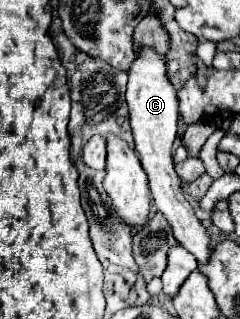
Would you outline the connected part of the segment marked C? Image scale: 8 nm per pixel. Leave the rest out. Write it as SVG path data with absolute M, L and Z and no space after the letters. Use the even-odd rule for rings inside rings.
M142 50L136 60L132 62L128 70L128 90L126 90L126 102L130 108L130 126L136 142L136 152L140 156L140 162L144 166L144 172L150 180L150 190L154 198L154 206L158 212L164 214L168 220L174 238L194 254L198 266L208 264L212 256L210 248L210 236L202 222L196 218L194 208L186 200L182 188L180 188L180 176L174 170L172 160L172 146L178 134L178 98L176 90L166 78L166 66L164 56L154 50Z

